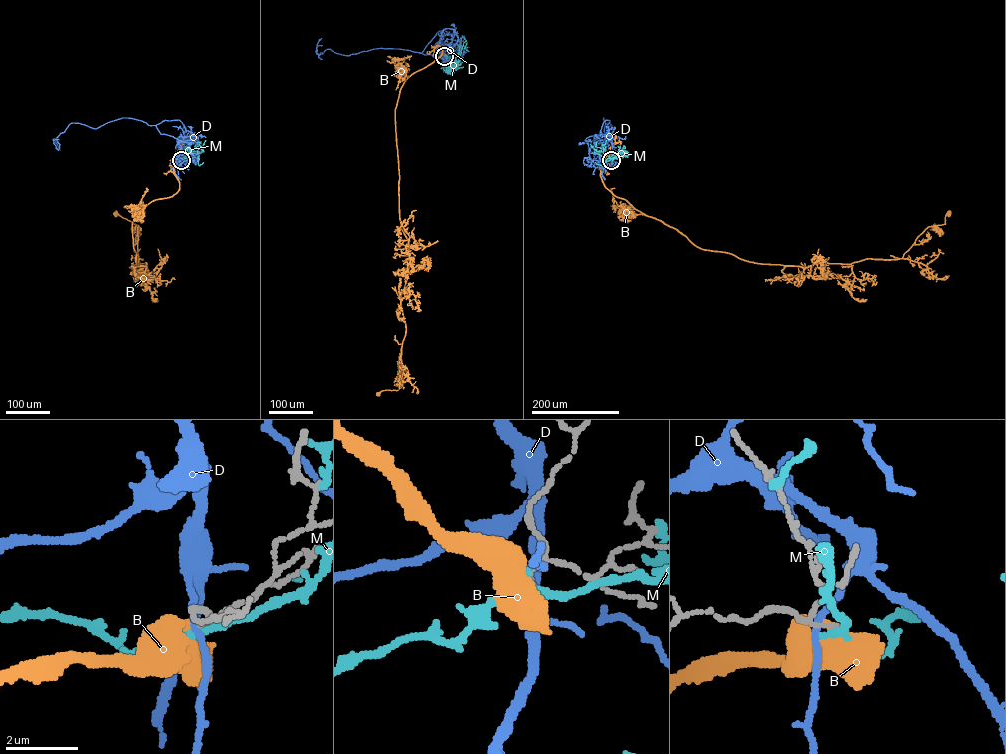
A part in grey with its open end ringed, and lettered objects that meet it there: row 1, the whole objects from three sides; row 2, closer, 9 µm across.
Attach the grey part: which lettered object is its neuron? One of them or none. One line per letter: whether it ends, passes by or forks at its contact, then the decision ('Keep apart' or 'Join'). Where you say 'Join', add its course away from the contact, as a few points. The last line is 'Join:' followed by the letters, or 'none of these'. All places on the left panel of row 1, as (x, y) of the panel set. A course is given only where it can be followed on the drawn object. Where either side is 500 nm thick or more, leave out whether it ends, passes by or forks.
B: Keep apart
D: It passes by. Keep apart
M: It passes by. Keep apart
Join: none of these

